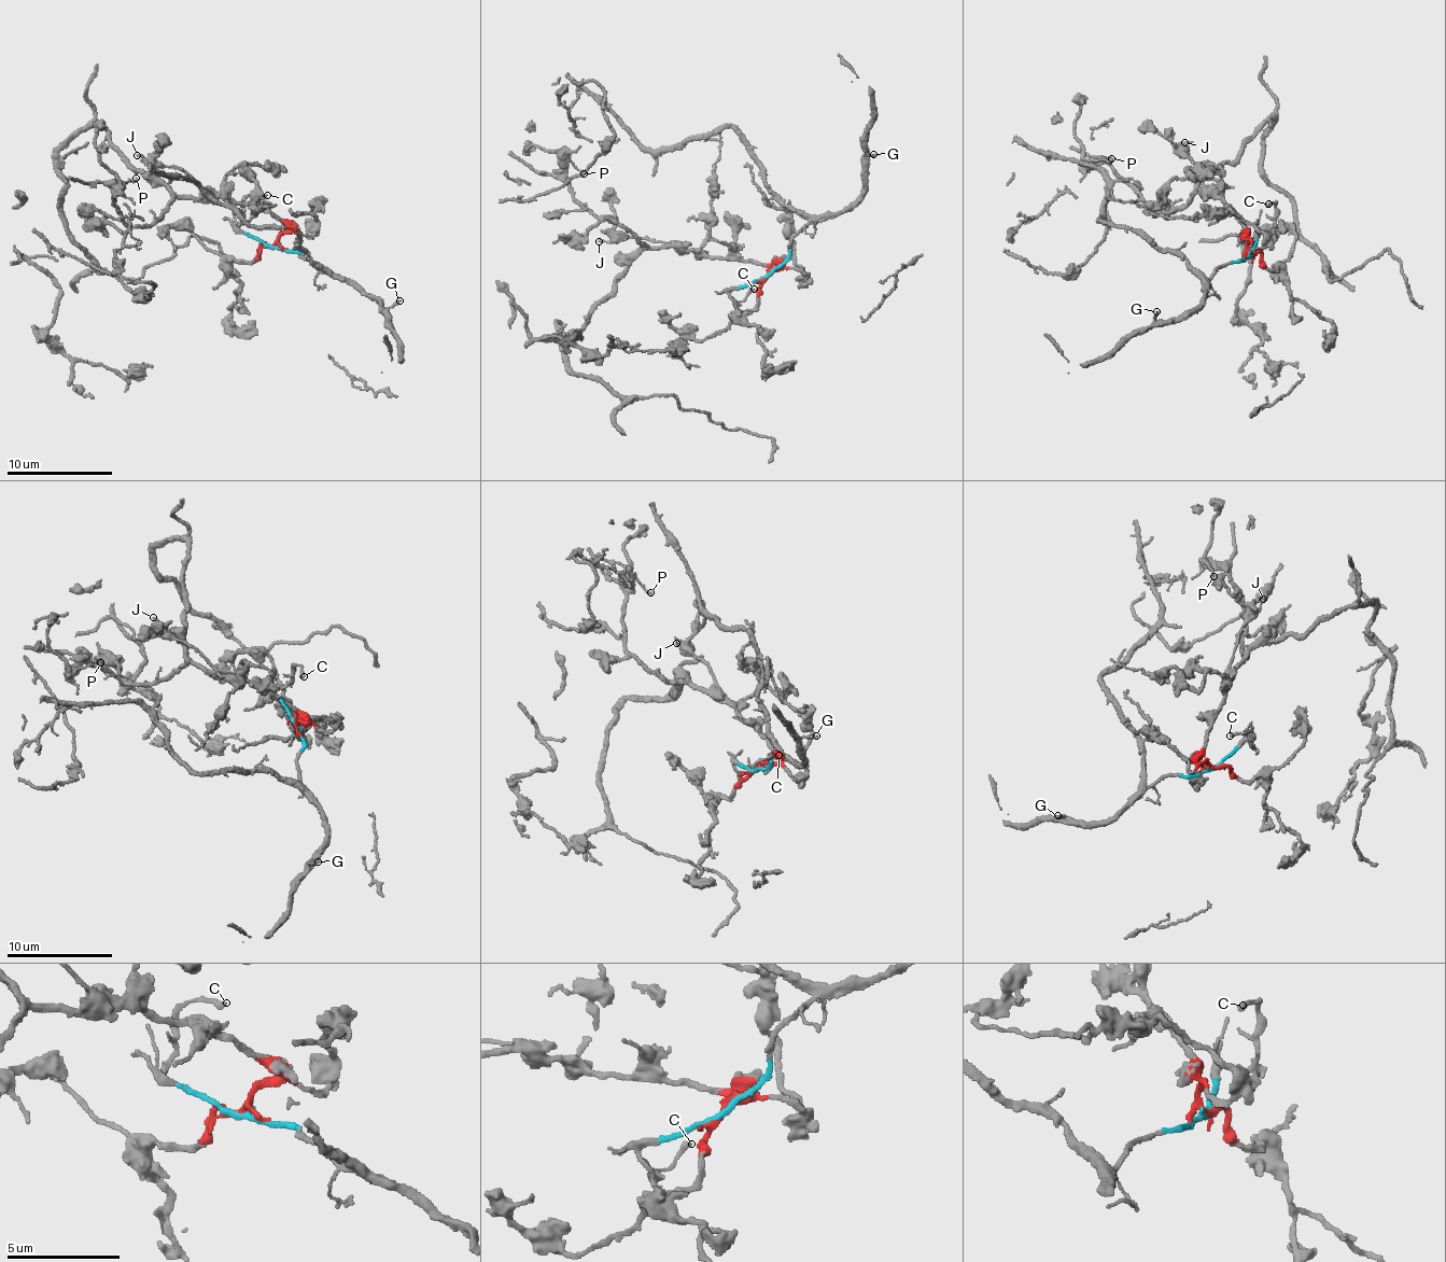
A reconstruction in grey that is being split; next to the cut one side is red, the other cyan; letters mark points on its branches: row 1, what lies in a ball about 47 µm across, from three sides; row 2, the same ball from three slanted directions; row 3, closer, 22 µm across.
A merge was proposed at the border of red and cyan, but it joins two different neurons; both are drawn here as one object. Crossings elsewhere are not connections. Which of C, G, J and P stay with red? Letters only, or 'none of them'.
J, P

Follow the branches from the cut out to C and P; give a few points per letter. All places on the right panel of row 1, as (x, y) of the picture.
C: (1250, 255), (1255, 239), (1273, 230), (1277, 202), (1267, 205)
P: (1250, 255), (1250, 238), (1218, 198), (1196, 190), (1171, 211), (1151, 209), (1110, 163), (1096, 162), (1112, 157)

